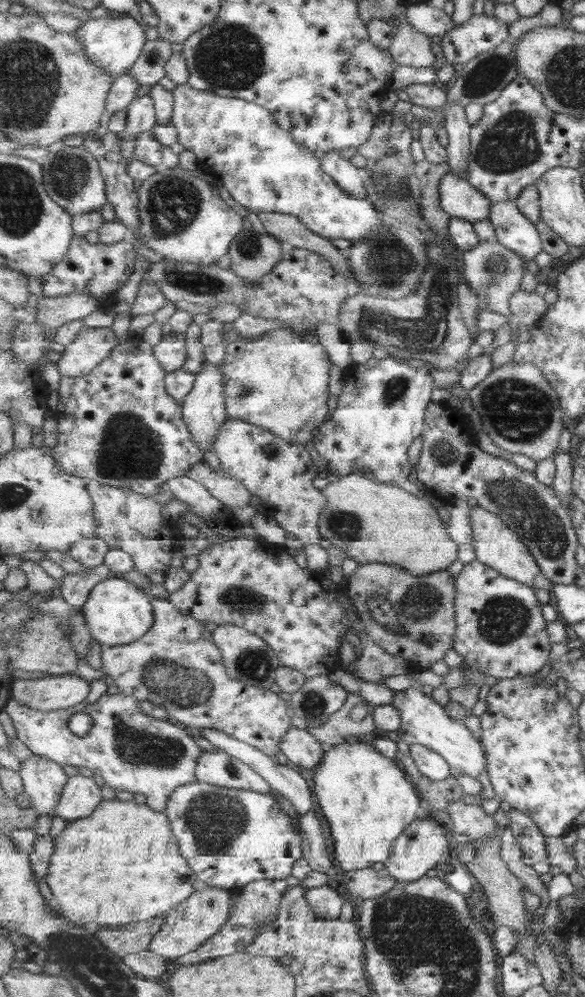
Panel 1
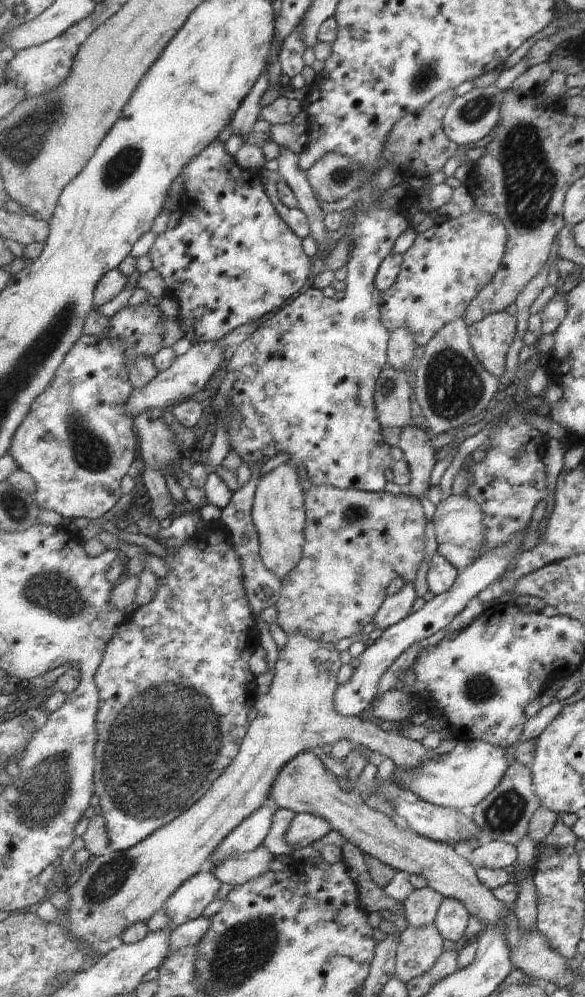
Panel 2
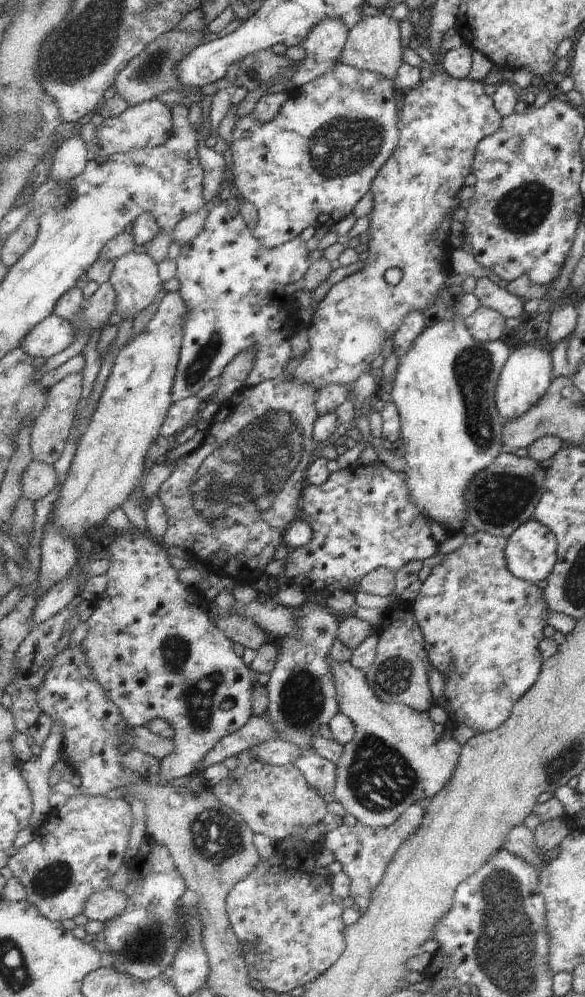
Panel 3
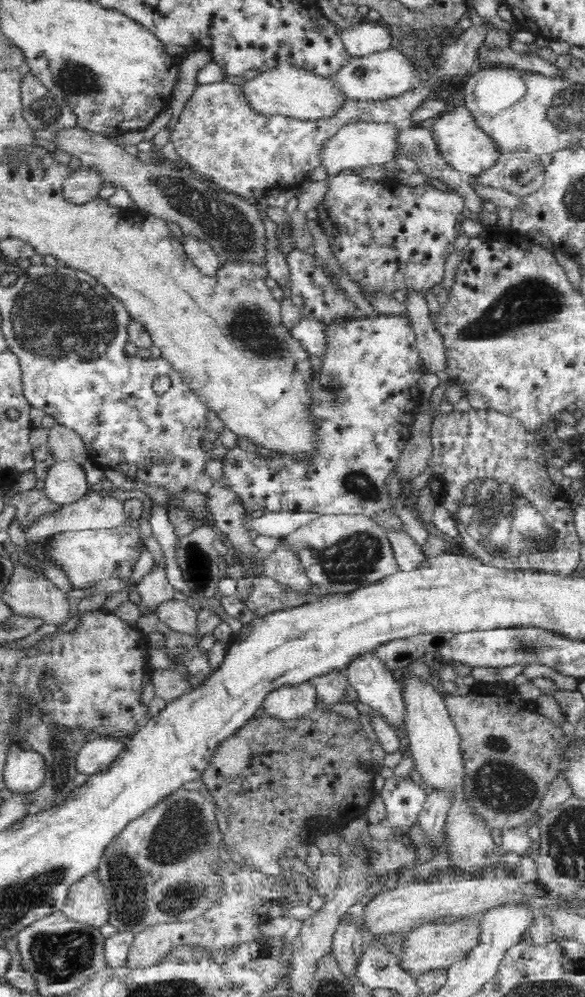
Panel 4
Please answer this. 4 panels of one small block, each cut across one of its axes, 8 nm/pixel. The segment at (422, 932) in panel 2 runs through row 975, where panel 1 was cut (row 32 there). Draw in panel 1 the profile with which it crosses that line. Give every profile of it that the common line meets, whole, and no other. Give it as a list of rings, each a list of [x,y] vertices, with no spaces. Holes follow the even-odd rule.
[[[401,6],[401,12],[398,13],[396,35],[389,52],[402,66],[432,67],[437,60],[437,54],[433,52],[433,42],[437,39],[415,29],[407,19],[407,13],[402,10],[405,10],[405,6]]]

